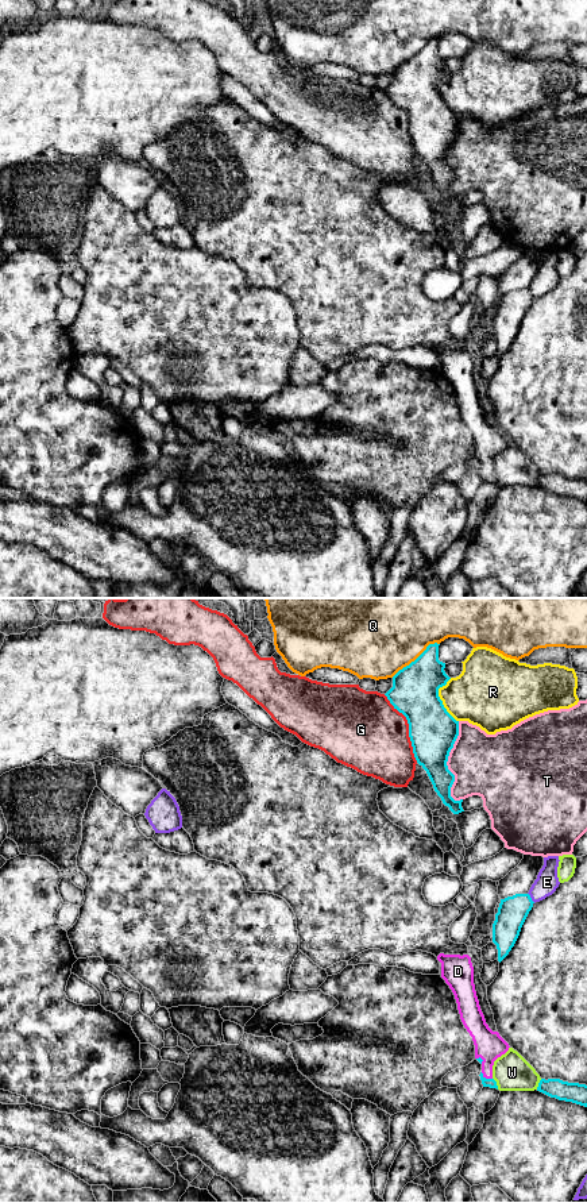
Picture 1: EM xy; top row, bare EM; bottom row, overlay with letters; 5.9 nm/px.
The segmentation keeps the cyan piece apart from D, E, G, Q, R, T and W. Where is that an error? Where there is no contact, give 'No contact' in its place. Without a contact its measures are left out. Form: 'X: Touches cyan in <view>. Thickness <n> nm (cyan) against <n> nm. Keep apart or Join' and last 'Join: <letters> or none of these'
D: Touches cyan in xy. Thickness 60 nm (cyan) against 180 nm. Join
E: Touches cyan in xy. Thickness 180 nm (cyan) against 140 nm. Keep apart
G: Touches cyan in xy. Thickness 280 nm (cyan) against 440 nm. Keep apart
Q: Touches cyan in xy. Thickness 280 nm (cyan) against 500 nm. Keep apart
R: Touches cyan in xy. Thickness 280 nm (cyan) against 360 nm. Keep apart
T: Touches cyan in xy. Thickness 280 nm (cyan) against 380 nm. Keep apart
W: Touches cyan in xy. Thickness 60 nm (cyan) against 220 nm. Keep apart
Join: D

